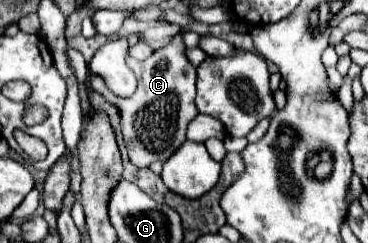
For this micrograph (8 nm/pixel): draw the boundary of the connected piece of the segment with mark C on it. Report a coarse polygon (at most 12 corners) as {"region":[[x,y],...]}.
{"region":[[183,33],[147,61],[127,57],[131,97],[91,87],[119,107],[131,161],[167,161],[185,143],[197,67]]}

